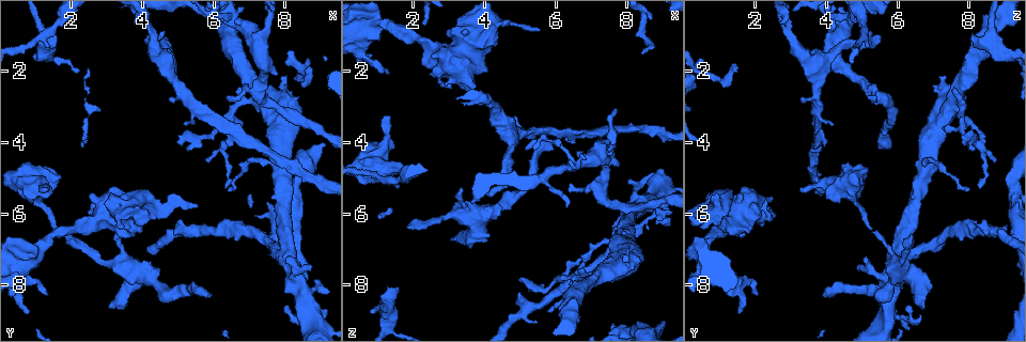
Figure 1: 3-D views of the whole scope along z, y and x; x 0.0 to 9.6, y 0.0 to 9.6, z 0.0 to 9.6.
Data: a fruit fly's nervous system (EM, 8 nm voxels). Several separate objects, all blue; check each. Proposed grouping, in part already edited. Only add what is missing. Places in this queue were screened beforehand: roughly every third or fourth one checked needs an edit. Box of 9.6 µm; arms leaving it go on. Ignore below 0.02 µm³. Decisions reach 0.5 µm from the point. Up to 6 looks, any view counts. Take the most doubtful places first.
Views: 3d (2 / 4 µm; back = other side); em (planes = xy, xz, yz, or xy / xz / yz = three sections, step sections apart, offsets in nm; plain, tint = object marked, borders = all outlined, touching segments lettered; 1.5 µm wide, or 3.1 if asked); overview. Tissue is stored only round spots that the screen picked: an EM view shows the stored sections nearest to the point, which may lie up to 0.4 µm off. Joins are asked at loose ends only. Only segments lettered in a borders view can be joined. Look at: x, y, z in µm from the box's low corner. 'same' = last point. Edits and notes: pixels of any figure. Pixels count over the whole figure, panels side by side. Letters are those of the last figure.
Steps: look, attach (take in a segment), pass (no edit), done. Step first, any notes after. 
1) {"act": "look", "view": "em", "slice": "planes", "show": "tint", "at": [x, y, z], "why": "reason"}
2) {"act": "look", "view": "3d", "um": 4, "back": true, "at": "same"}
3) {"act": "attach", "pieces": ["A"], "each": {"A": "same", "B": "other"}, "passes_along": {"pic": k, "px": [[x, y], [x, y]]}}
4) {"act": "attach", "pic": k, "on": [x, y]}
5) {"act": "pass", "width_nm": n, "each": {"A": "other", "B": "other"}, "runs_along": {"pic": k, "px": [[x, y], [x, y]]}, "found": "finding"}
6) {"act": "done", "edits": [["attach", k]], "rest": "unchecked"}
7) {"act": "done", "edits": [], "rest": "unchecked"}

{"act": "look", "view": "3d", "um": 2, "at": [1.85, 6.65, 6.40], "why": "free end"}

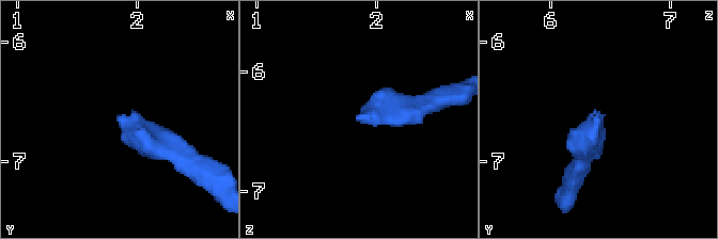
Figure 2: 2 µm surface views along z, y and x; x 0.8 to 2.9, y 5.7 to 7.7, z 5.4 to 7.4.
{"act": "look", "view": "em", "slice": "planes", "show": "tint", "at": [1.86, 6.64, 6.36], "why": "now the EM"}

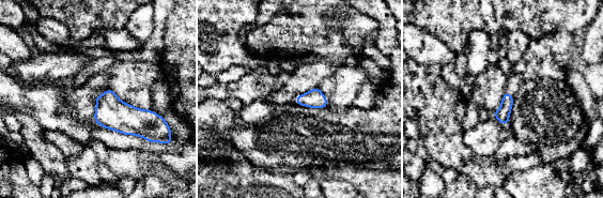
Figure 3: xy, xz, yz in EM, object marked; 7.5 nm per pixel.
{"act": "look", "view": "em", "slice": "planes", "show": "borders", "at": "same"}

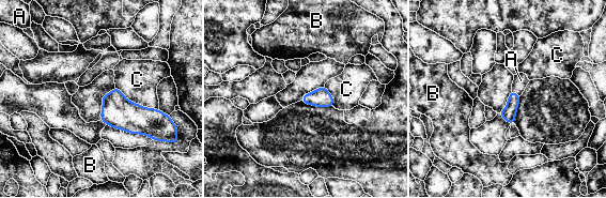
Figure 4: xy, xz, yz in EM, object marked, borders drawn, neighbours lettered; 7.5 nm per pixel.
{"act": "attach", "pieces": ["A"], "longest_contact_nm": ["C", 360], "each": {"A": "same", "B": "other", "C": "other"}, "found": "it goes on there"}

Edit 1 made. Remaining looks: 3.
{"act": "look", "view": "em", "slice": "planes", "show": "plain", "at": [1.50, 0.95, 8.10], "why": "branch stops here"}

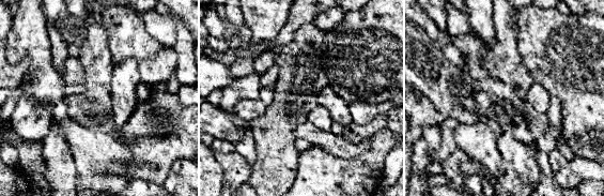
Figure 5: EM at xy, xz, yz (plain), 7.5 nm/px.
{"act": "look", "view": "em", "slice": "planes", "show": "borders", "at": "same"}

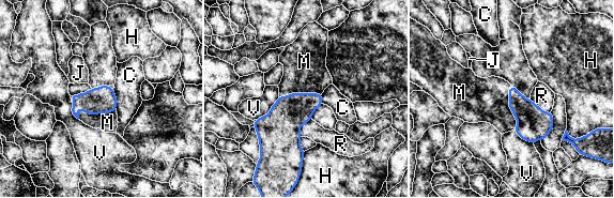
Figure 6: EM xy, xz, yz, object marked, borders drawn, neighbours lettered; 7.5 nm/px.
{"act": "attach", "pieces": ["M"], "each": {"C": "other", "H": "other", "J": "other", "M": "same", "R": "other", "V": "other"}, "passes_along": {"pic": 6, "px": [[102, 100], [93, 113], [107, 122]]}, "found": "it goes on there"}

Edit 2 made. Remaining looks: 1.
{"act": "done", "edits": [["attach", 4], ["attach", 6]], "rest": "unchecked"}

